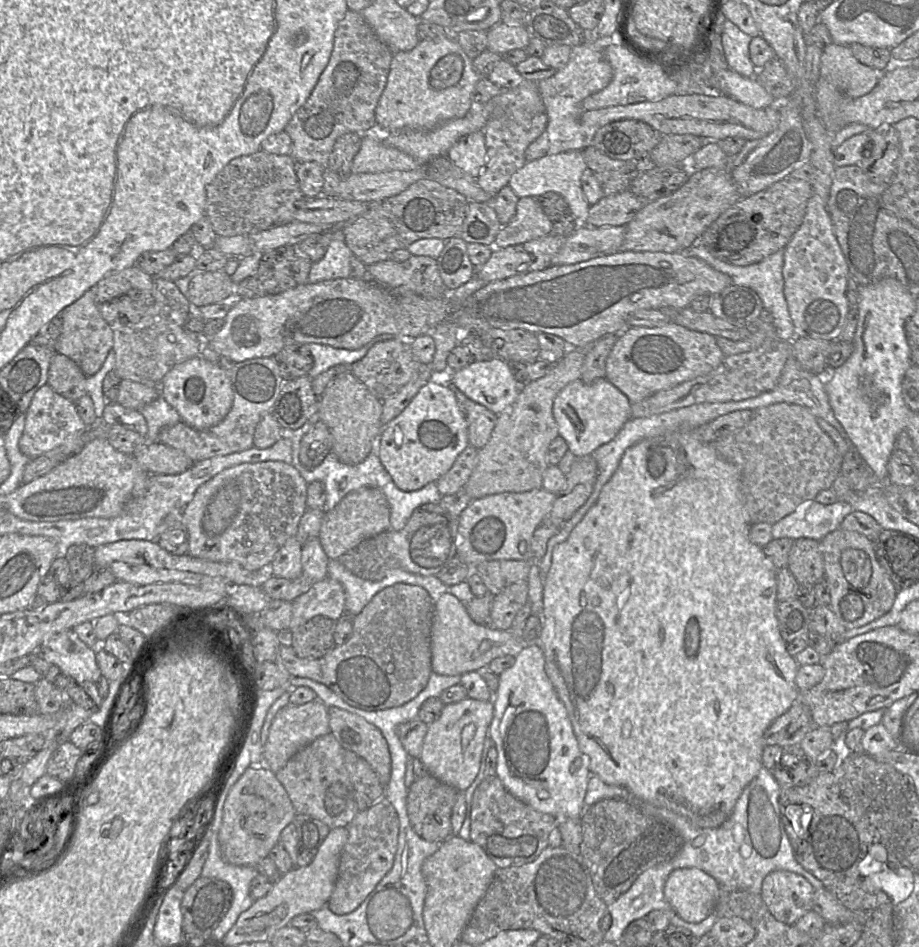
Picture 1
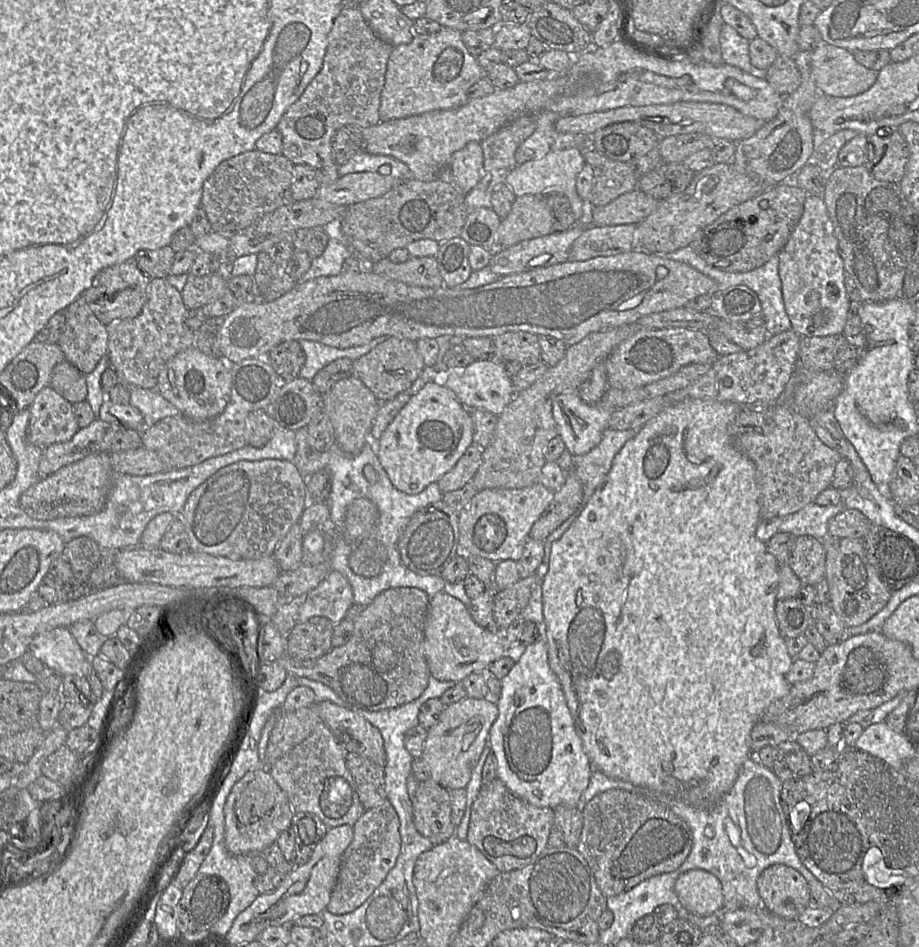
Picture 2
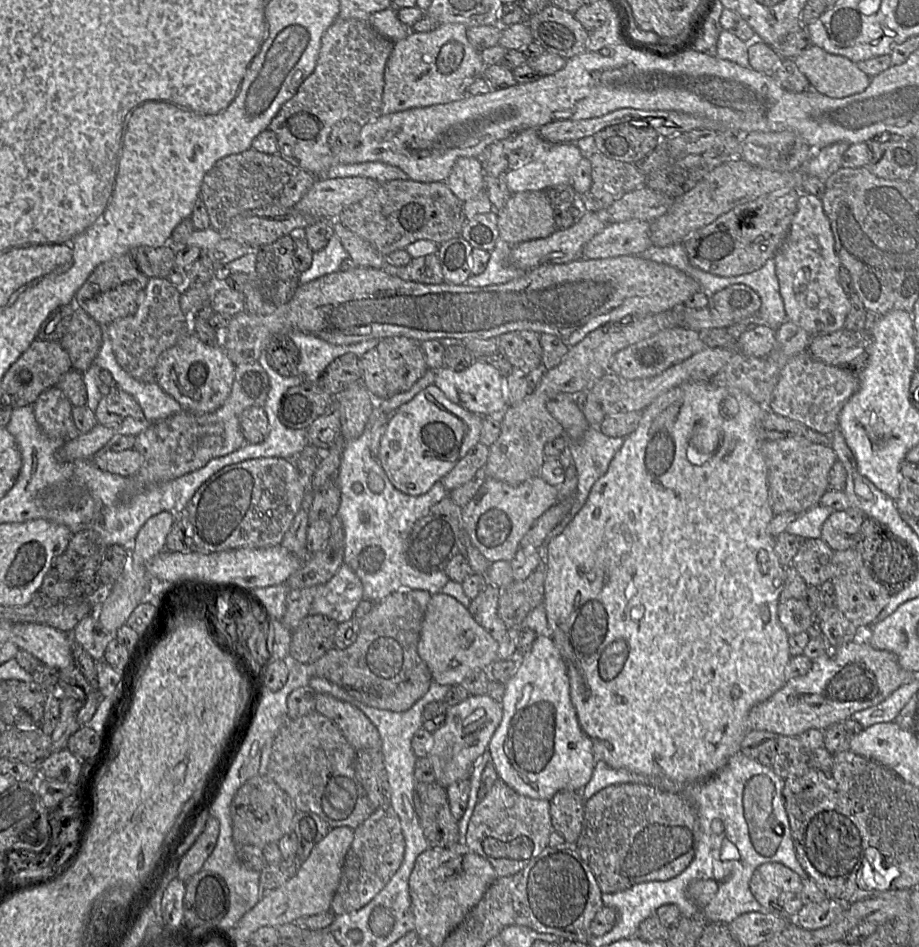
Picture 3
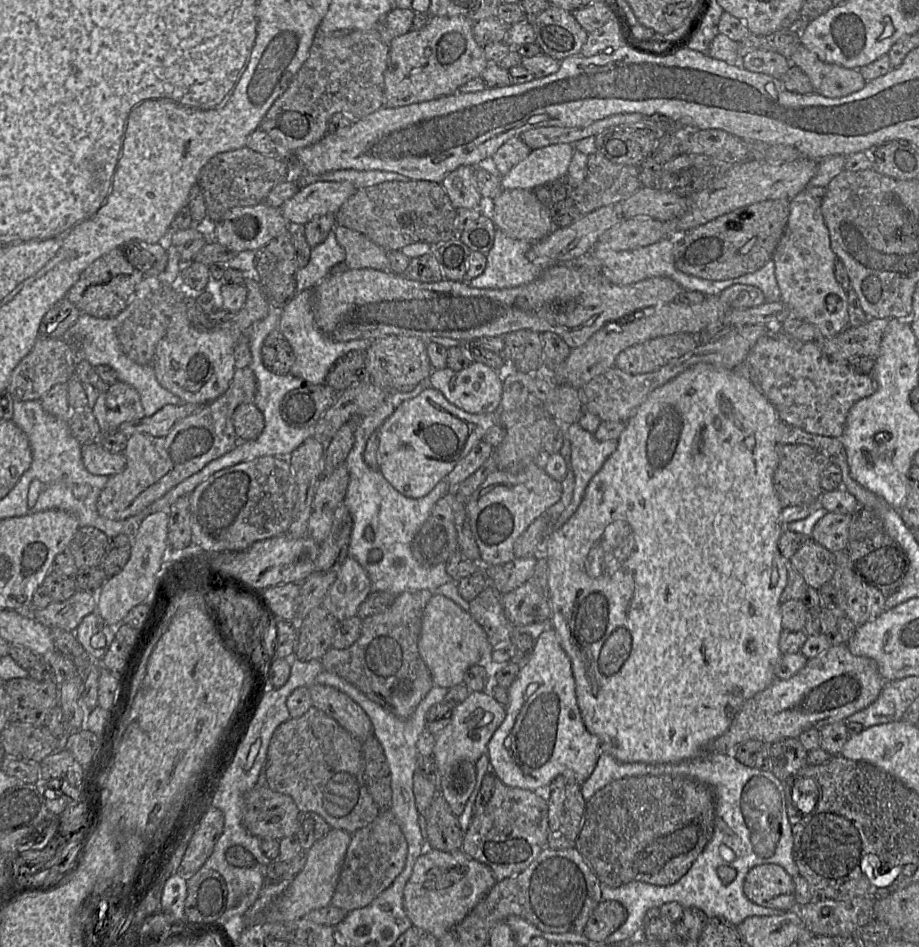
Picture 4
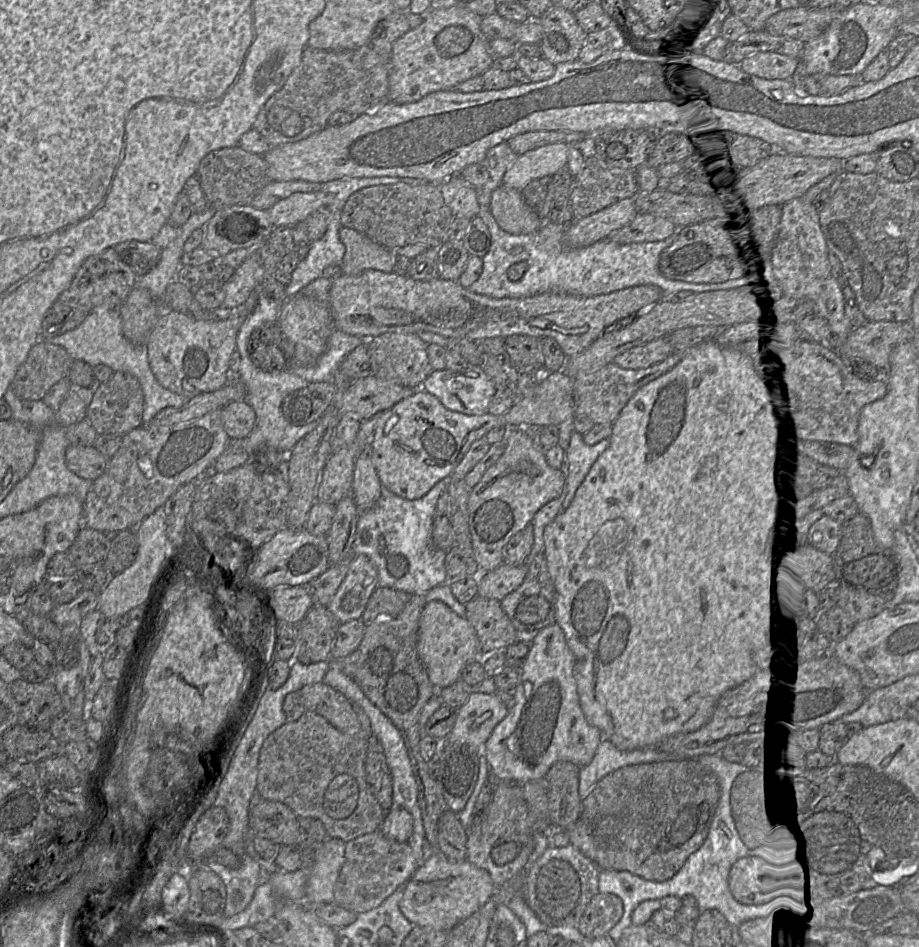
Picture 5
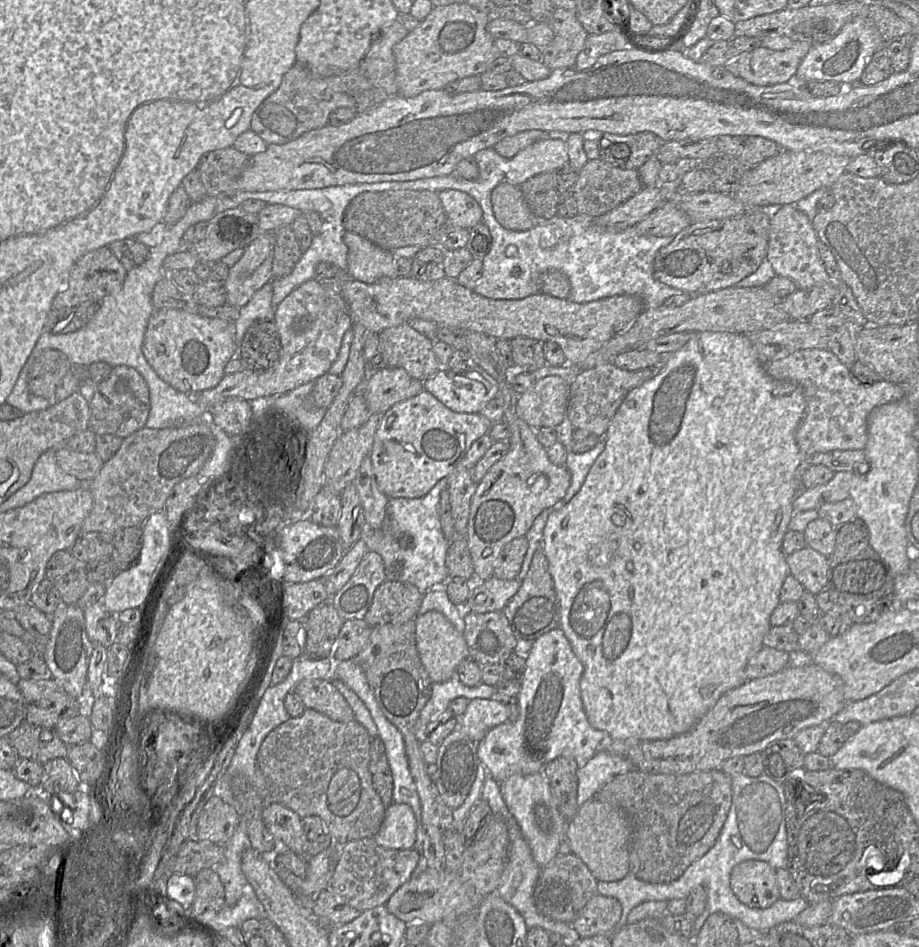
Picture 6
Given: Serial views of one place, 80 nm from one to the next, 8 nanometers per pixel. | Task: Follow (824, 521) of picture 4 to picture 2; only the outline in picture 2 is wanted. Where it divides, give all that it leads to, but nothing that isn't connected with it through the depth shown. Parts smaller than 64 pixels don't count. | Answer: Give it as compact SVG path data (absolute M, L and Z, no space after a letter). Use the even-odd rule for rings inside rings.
M846 508L828 524L828 536L838 538L864 538L873 524L859 510Z

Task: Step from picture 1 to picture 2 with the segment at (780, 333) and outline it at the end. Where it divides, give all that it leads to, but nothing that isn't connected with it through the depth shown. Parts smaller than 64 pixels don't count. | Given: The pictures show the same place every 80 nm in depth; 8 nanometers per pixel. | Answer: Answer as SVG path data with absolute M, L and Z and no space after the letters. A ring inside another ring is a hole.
M686 246L670 253L652 253L663 256L664 258L682 262L695 268L704 275L710 277L716 282L716 290L724 290L735 285L744 285L753 290L761 303L761 314L765 318L764 326L766 327L769 336L774 336L781 332L792 329L790 319L785 311L785 306L782 297L782 284L779 277L779 257L772 256L765 264L748 272L724 272L717 268L708 265L701 259L691 246Z

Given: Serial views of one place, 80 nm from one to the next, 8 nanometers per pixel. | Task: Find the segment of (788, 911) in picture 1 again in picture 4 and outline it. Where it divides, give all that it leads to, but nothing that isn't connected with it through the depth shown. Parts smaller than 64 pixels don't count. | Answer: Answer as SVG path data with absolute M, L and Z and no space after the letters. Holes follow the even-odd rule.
M778 864L754 866L744 879L743 891L751 902L766 908L788 912L799 906L793 877Z

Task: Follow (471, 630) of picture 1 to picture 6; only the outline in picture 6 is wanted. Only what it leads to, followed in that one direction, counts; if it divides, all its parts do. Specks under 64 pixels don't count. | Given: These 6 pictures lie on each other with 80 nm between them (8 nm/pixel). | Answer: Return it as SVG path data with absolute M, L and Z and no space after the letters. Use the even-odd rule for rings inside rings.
M430 610L415 617L416 647L426 672L432 682L441 683L449 680L457 666L469 658L469 651L463 633L440 612Z

